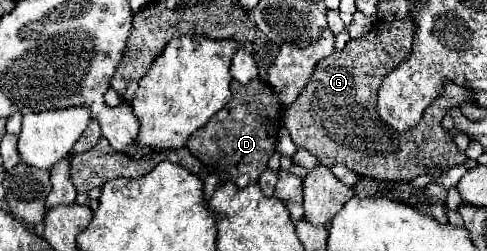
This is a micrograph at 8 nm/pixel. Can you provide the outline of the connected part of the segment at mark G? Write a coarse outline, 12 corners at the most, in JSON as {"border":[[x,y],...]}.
{"border":[[411,18],[315,66],[283,114],[327,168],[411,182],[467,156],[441,128],[471,90],[449,82],[403,134],[377,114],[411,54]]}

